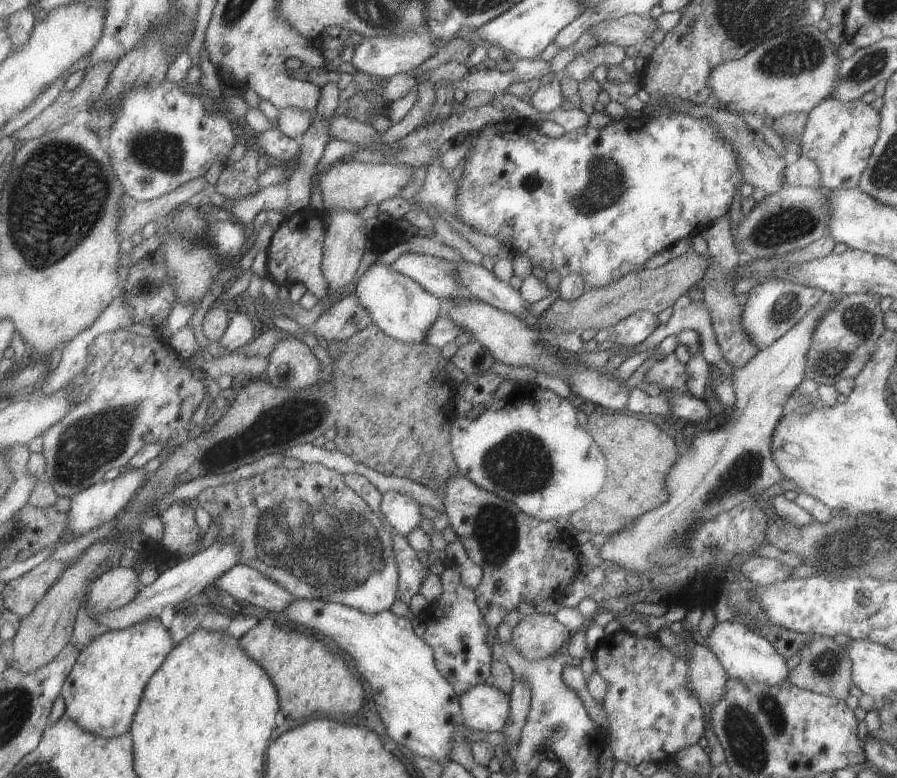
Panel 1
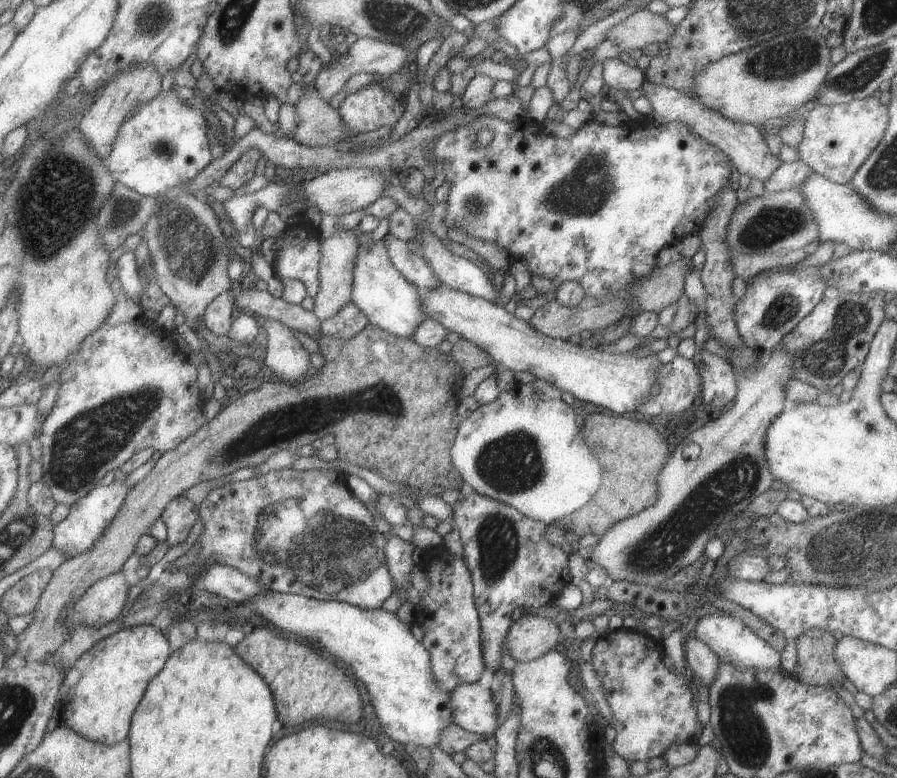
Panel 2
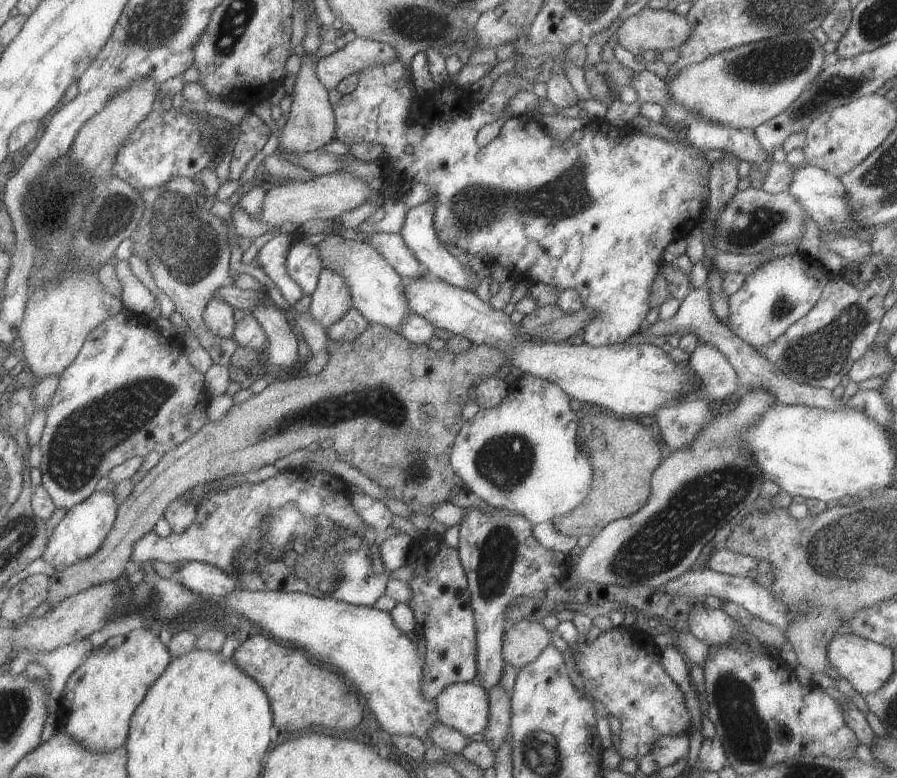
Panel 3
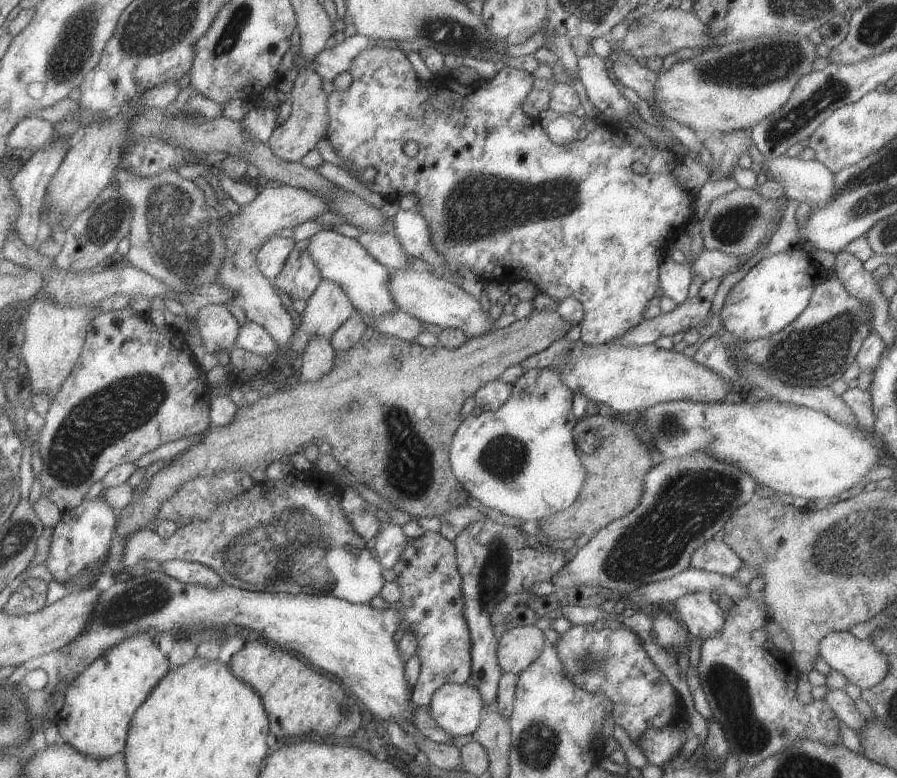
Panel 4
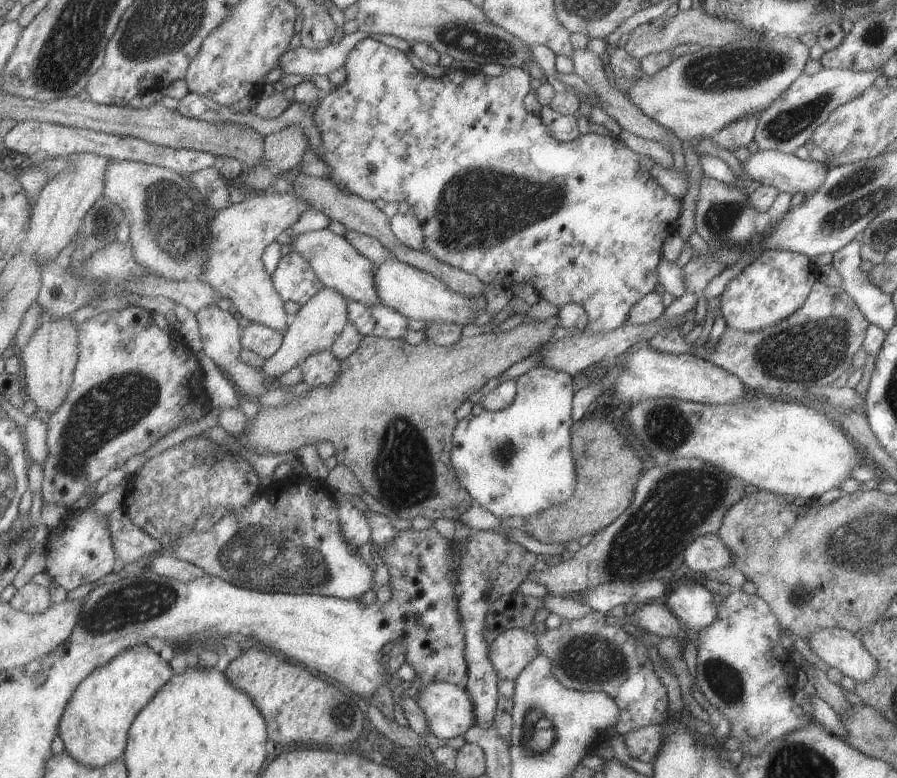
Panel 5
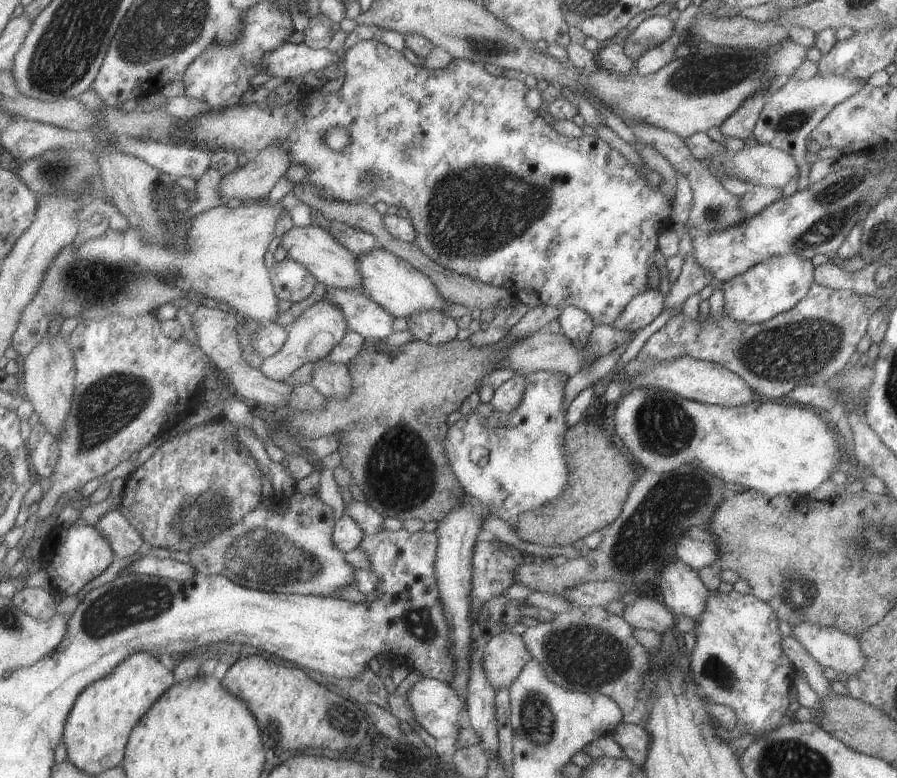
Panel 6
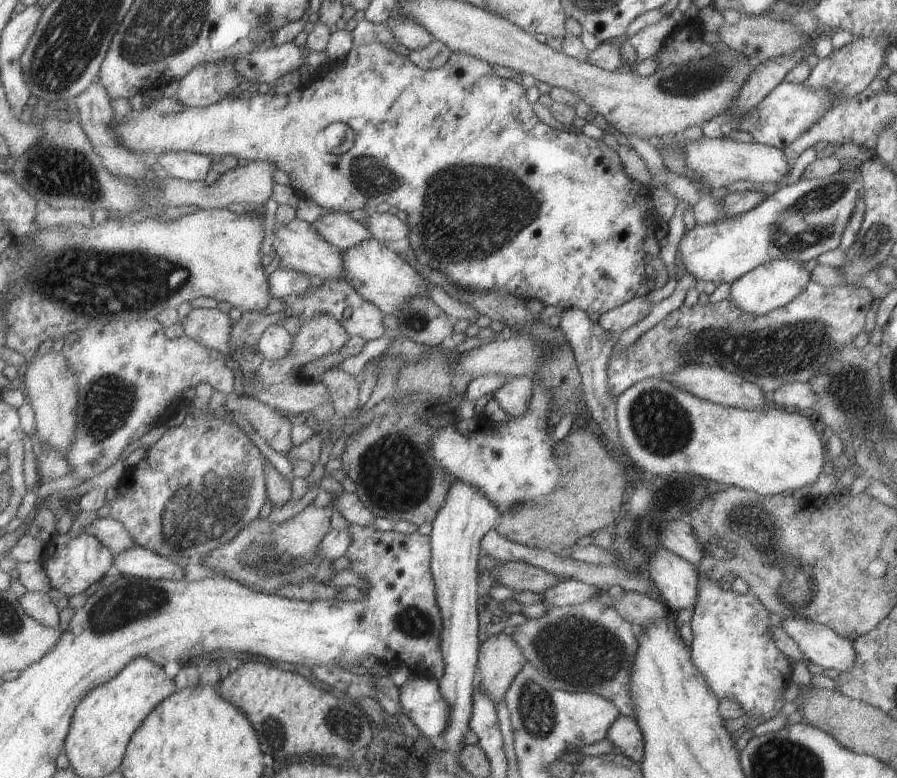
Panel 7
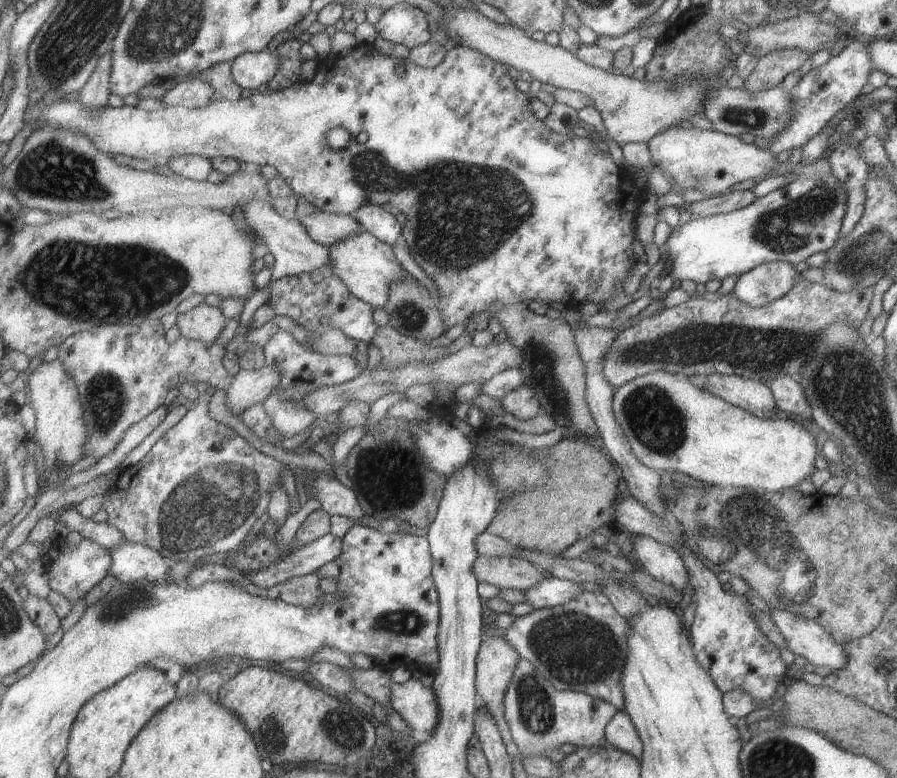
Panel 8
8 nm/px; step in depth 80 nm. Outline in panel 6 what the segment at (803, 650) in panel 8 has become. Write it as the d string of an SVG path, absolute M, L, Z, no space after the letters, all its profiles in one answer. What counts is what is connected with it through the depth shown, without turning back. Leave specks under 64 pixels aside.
M801 621L791 626L791 636L795 637L803 648L813 657L813 660L823 668L830 667L836 672L852 675L864 667L866 658L859 648L858 639L850 634L842 633L833 627L816 625L809 621Z

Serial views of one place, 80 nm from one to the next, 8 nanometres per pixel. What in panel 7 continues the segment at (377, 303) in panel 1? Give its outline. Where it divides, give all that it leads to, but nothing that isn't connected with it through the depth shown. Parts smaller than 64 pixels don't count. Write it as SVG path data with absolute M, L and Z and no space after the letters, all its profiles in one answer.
M296 217L286 223L275 222L272 233L274 238L272 238L271 246L279 258L279 267L285 267L308 276L319 276L323 281L345 278L345 270L342 268L338 248L321 240L321 237L310 227L308 222Z

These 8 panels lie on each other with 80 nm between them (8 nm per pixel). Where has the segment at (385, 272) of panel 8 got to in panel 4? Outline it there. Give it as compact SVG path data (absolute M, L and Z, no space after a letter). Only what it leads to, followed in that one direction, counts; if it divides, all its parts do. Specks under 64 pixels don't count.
M411 267L387 270L387 288L396 308L425 324L435 324L441 329L461 329L466 337L474 337L485 334L494 322L489 319L487 312L480 310L479 301L452 283L449 278L443 278L433 272L419 272Z

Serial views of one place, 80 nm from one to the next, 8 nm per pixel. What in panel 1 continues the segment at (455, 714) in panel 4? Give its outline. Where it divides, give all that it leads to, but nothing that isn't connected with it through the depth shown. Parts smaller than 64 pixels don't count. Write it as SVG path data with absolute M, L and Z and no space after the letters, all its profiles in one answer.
M487 683L469 687L458 696L462 724L472 731L500 732L509 710L508 700Z

